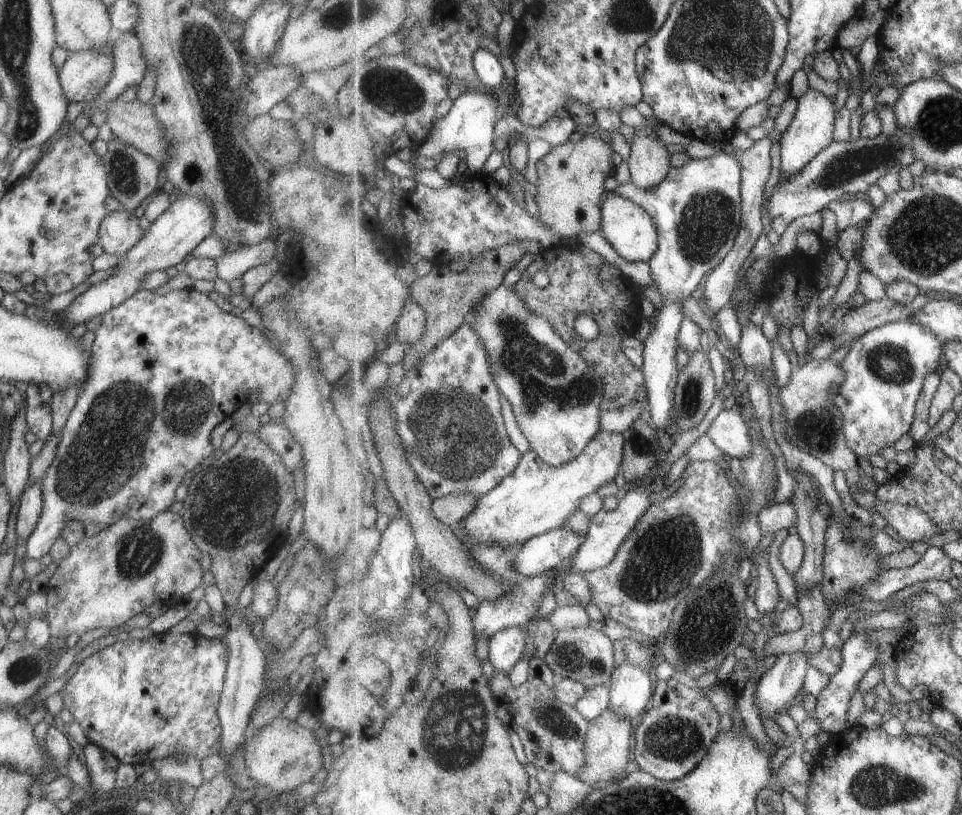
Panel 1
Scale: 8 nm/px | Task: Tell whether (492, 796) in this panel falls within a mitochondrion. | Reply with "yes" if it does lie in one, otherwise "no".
no

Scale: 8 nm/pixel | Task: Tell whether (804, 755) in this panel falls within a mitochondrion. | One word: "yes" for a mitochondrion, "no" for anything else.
no

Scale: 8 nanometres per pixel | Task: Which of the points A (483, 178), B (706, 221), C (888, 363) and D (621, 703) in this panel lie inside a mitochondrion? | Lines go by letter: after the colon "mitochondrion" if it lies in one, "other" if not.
A: other
B: mitochondrion
C: mitochondrion
D: other

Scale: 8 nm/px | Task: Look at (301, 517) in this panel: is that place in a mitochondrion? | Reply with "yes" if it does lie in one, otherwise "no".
no

